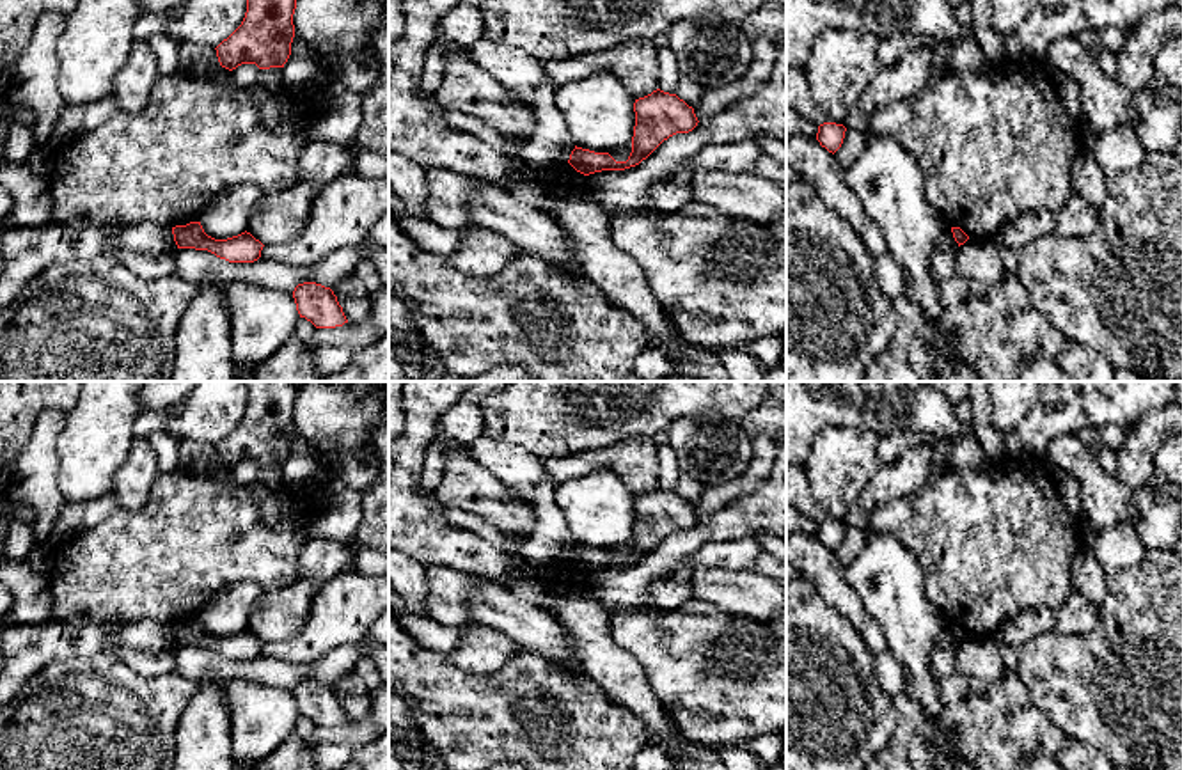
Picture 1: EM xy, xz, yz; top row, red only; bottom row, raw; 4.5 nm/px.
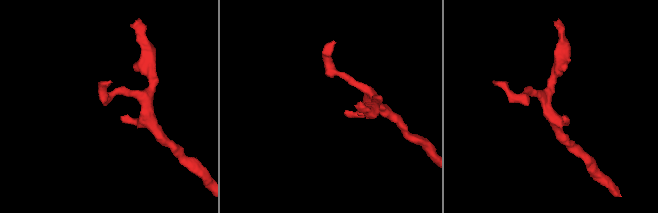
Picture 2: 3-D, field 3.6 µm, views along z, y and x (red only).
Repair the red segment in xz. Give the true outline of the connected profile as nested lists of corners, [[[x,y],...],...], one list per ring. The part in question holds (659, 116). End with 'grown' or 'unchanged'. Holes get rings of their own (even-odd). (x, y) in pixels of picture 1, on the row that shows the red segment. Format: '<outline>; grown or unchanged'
[[[660,89],[635,99],[634,112],[632,153],[626,161],[616,161],[609,153],[595,153],[575,145],[568,163],[584,176],[602,170],[625,170],[646,160],[669,137],[689,133],[699,122],[692,106],[676,94]]]; unchanged

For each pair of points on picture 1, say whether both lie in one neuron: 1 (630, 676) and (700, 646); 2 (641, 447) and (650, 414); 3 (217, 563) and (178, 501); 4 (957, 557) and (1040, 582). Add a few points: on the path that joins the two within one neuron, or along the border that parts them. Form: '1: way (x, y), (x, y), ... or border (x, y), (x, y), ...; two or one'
1: border (614, 643), (639, 662), (652, 692), (664, 708); two
2: border (650, 435), (604, 446); two
3: way (208, 547), (192, 531), (187, 517); one
4: way (978, 557), (1016, 557), (1019, 561); one

